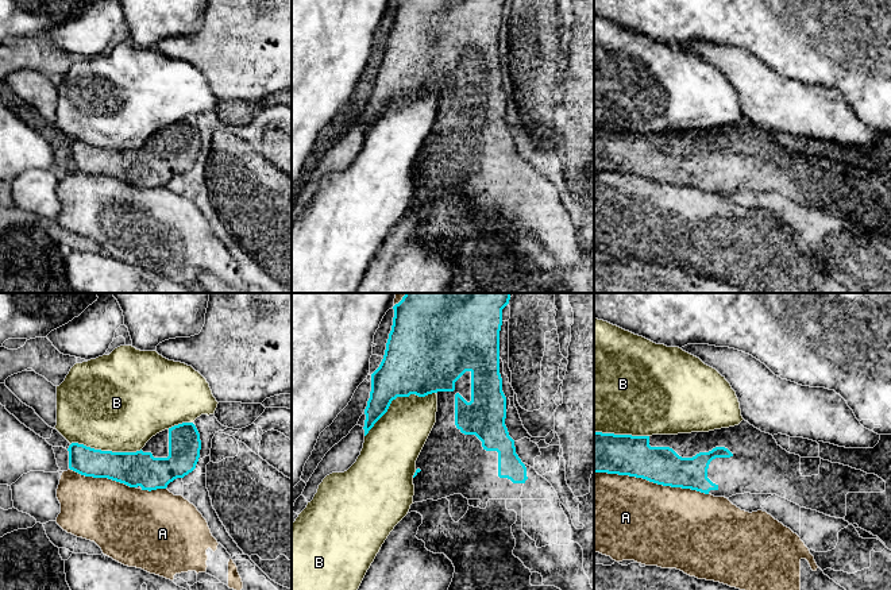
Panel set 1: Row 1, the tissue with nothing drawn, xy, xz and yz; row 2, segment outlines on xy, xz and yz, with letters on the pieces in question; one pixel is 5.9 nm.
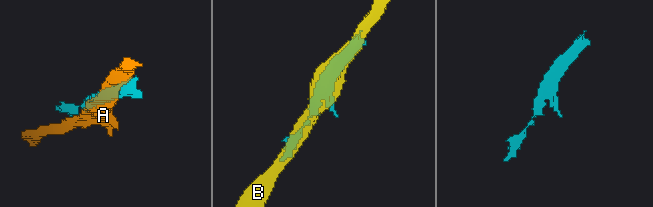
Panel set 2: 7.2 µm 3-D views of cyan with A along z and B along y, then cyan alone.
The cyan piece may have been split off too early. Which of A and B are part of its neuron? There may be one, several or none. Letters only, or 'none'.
none

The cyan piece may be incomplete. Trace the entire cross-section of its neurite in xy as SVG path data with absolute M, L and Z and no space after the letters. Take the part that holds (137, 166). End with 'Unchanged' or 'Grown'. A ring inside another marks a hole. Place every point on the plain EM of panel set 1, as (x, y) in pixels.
M182 120L153 134L136 150L112 150L72 140L69 149L69 166L93 176L108 176L130 185L142 188L166 186L170 180L184 176L196 166L200 155L201 138L193 120Z. Grown

